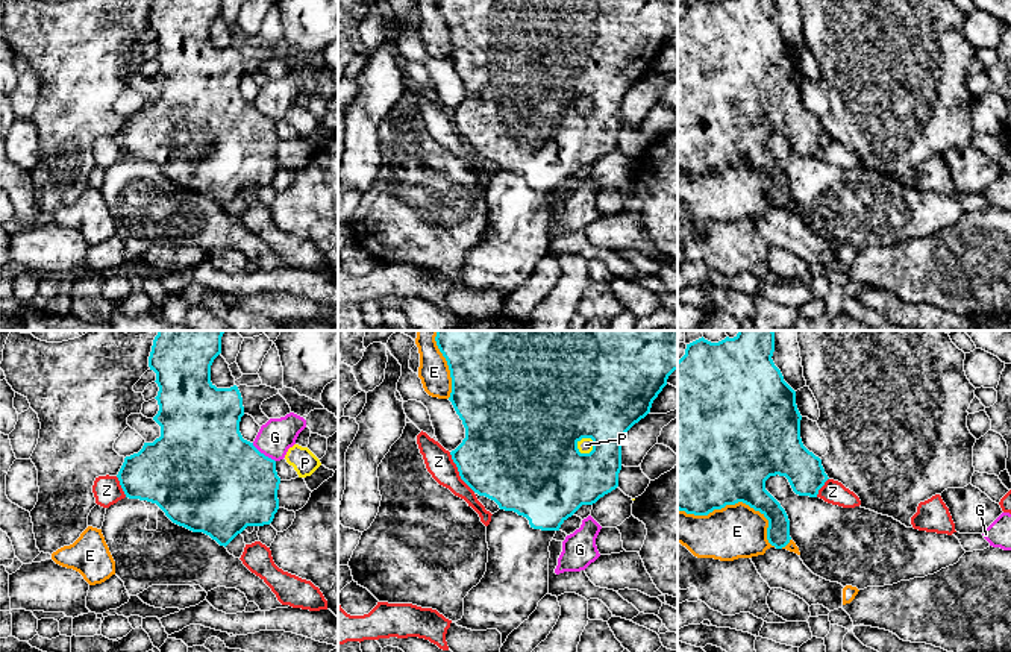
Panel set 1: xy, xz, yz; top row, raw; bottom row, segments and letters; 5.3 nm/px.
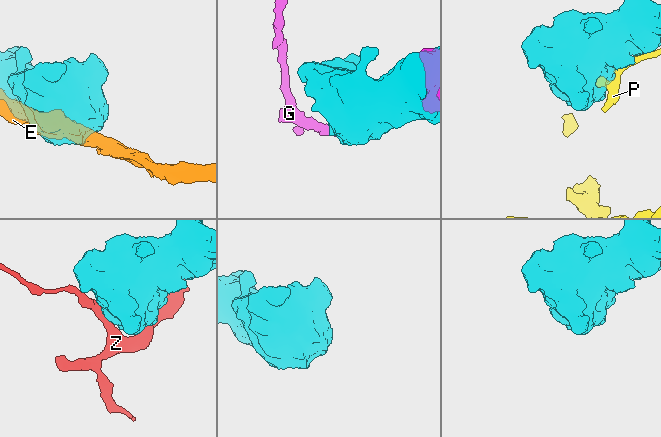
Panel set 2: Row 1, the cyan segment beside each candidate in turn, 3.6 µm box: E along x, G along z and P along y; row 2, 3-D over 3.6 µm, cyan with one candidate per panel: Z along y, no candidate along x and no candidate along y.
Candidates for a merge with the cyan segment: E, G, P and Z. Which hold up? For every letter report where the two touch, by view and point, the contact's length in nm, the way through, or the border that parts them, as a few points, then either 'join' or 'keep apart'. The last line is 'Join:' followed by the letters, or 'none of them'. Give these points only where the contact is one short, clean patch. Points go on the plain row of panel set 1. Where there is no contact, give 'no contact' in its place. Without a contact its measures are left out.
E: meets cyan in yz at (737, 162); contact 550 nm long; keep apart
G: meets cyan in xy at (262, 114); contact 160 nm long; keep apart
P: meets cyan in xz at (593, 109); contact 110 nm long; keep apart
Z: meets cyan in xz at (458, 131); contact 260 nm long; border along xz (449, 112), (458, 135), (475, 152); keep apart
Join: none of them

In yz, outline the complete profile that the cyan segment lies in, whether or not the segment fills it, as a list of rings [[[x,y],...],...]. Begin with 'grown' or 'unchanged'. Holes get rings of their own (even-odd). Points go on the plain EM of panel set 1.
unchanged; [[[696,0],[678,21],[678,170],[708,176],[743,162],[767,180],[767,200],[785,208],[790,180],[765,150],[770,136],[785,136],[799,156],[817,158],[829,139],[822,120],[800,99],[802,76],[796,52],[784,41],[772,17],[775,0]]]

